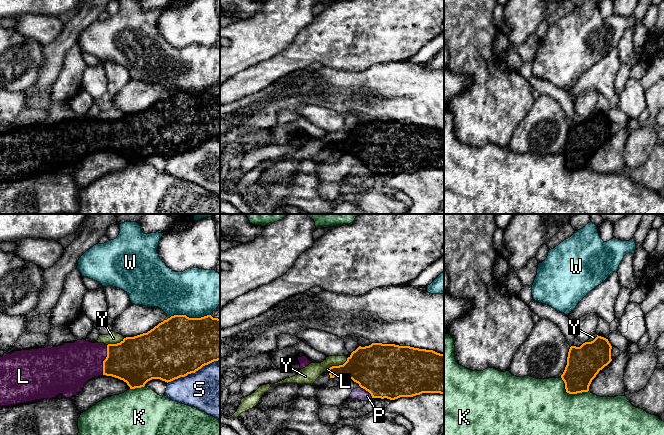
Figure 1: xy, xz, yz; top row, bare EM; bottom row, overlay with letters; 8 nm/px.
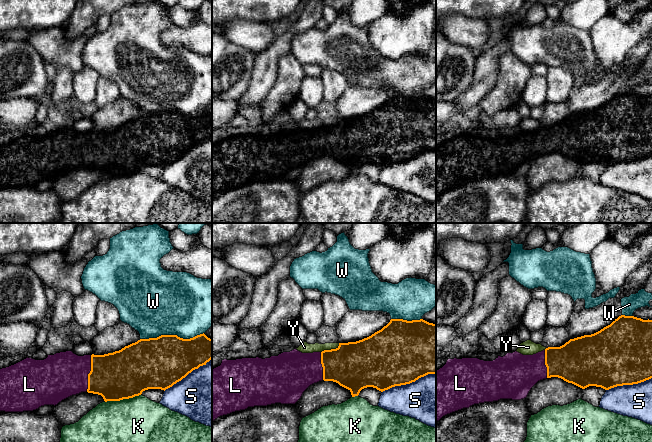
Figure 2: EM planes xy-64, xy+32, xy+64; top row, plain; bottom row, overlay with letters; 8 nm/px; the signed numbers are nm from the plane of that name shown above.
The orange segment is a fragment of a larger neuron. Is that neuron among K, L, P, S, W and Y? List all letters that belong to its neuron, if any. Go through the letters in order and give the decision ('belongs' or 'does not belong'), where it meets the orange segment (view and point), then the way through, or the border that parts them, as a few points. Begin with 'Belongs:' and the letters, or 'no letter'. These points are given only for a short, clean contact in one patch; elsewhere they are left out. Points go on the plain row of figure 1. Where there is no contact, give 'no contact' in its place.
Belongs: L
K: does not belong; meets orange in yz at (570, 169)
L: belongs; meets orange in xy at (104, 136)
P: does not belong; meets orange in xz at (367, 166); border along xz (360, 162), (372, 173)
S: does not belong; meets orange in xy at (193, 148)
W: does not belong; meets orange in xy at (187, 93)
Y: does not belong; meets orange in xz at (339, 141); border along xz (347, 134), (342, 140), (332, 141), (328, 144)

